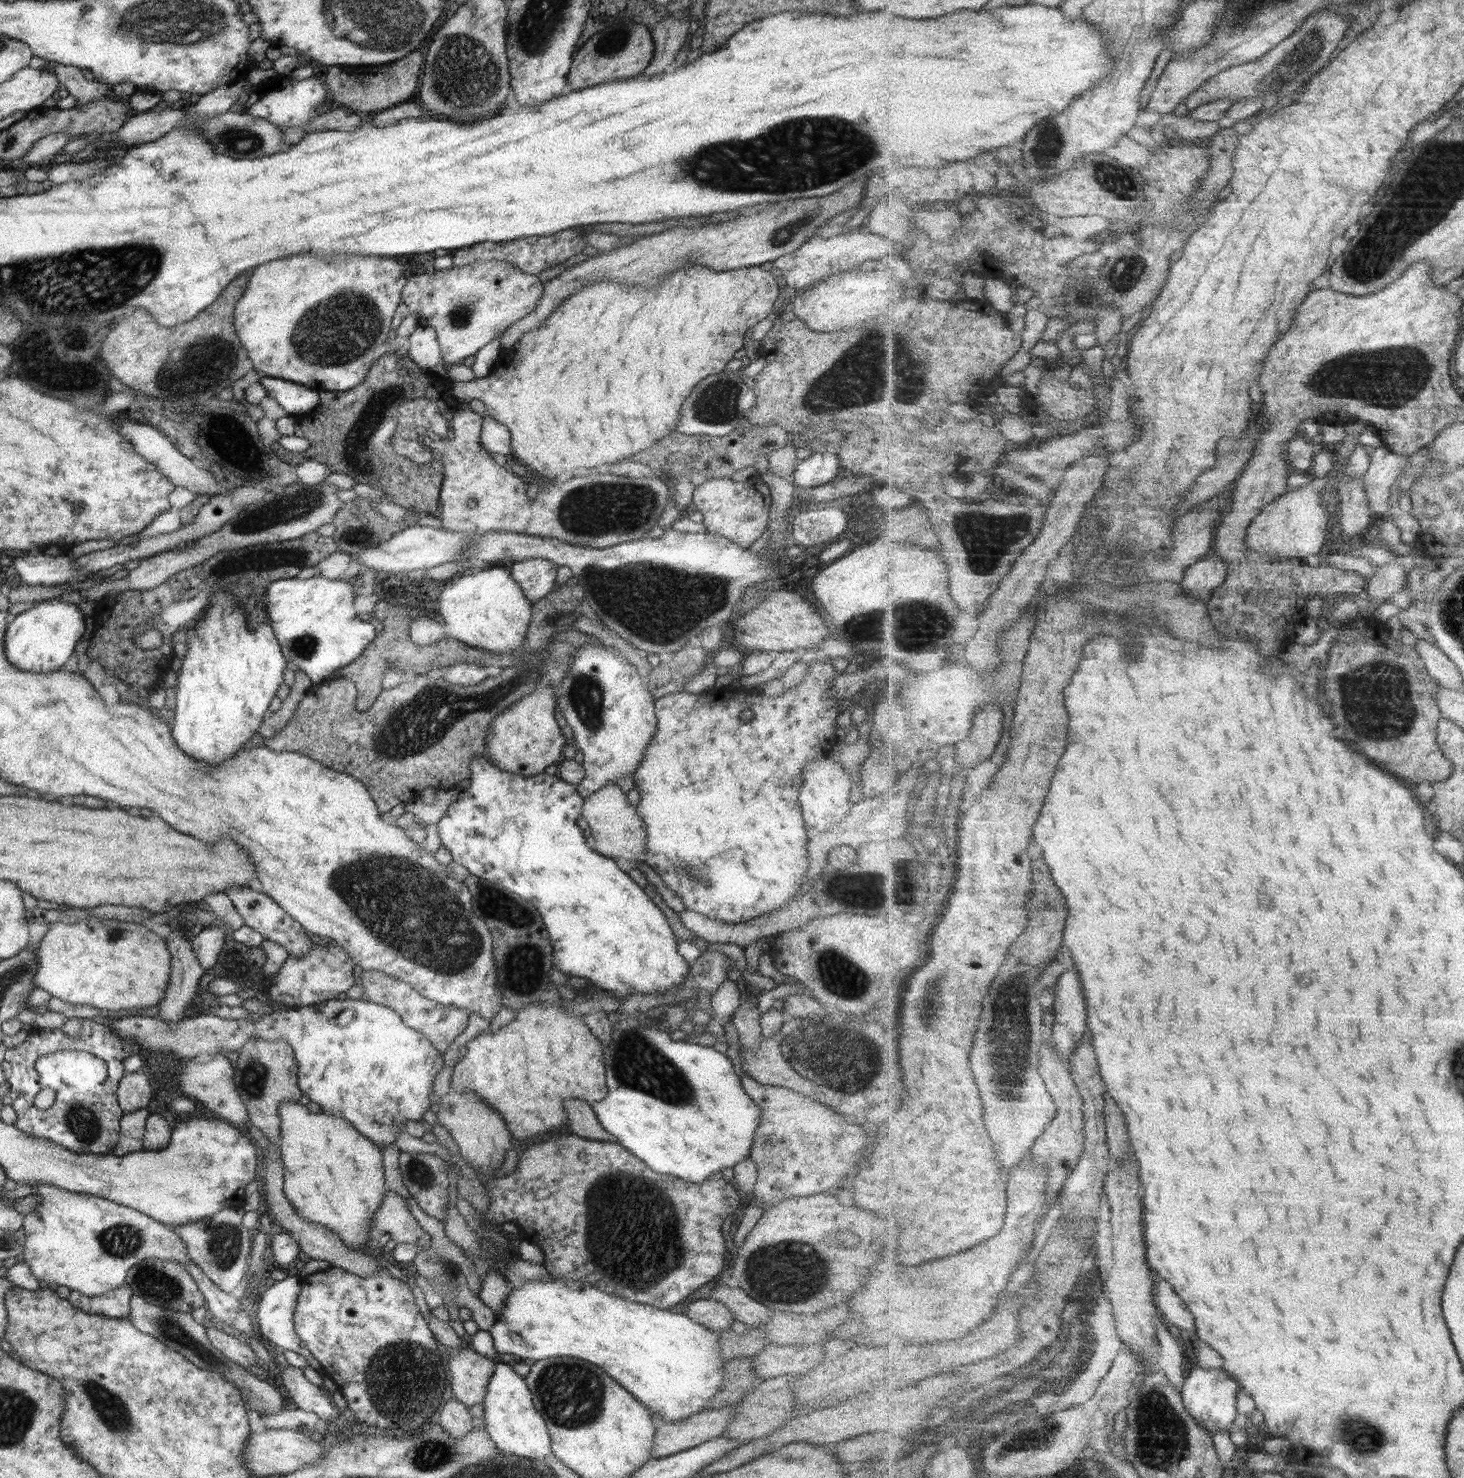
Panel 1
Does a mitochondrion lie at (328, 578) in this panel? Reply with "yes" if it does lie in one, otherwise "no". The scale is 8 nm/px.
no

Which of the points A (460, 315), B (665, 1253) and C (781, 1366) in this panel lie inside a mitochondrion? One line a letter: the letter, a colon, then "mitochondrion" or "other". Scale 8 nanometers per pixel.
A: mitochondrion
B: mitochondrion
C: other

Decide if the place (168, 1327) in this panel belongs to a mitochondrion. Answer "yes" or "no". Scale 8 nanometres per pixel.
yes

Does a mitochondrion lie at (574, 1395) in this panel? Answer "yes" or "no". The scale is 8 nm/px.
yes

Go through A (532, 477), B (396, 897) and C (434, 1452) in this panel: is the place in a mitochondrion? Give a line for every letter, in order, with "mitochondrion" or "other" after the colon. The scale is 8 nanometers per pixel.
A: other
B: mitochondrion
C: mitochondrion

